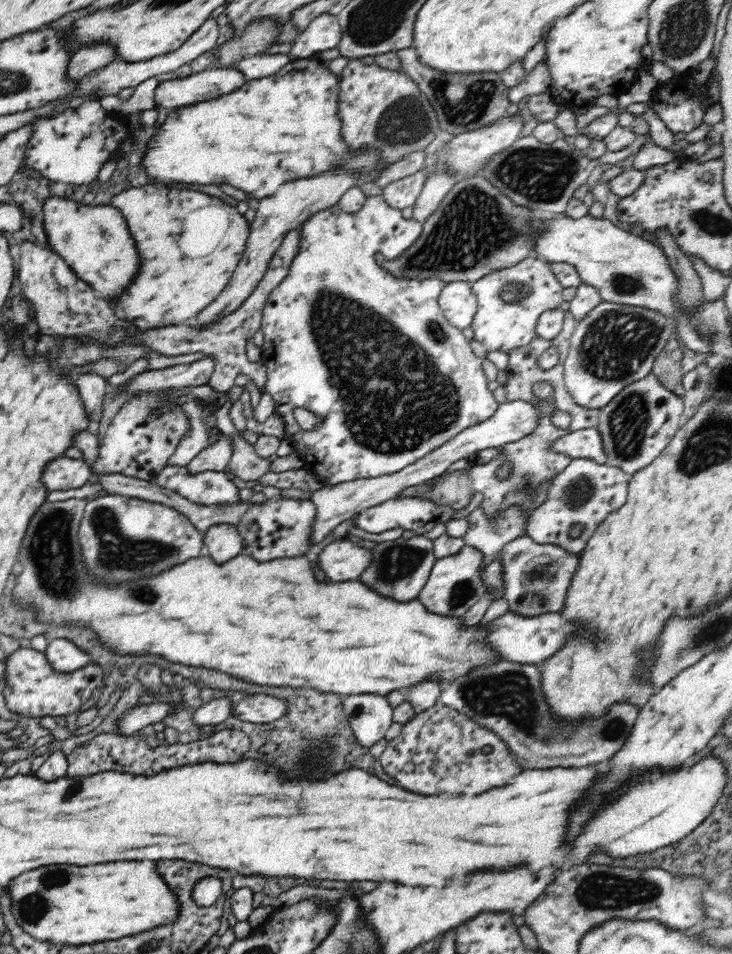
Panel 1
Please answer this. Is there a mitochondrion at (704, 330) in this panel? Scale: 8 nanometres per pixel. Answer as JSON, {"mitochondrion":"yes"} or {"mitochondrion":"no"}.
{"mitochondrion":"yes"}

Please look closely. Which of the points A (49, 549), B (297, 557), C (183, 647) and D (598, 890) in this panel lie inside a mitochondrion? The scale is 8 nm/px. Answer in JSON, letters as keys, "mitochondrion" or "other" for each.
{"A":"mitochondrion","B":"other","C":"other","D":"mitochondrion"}

